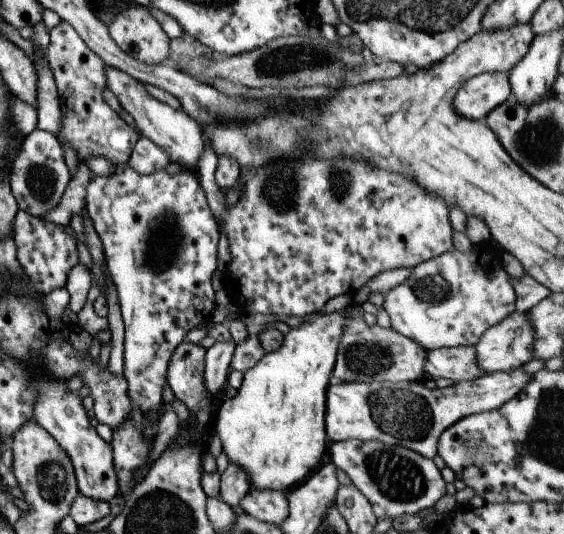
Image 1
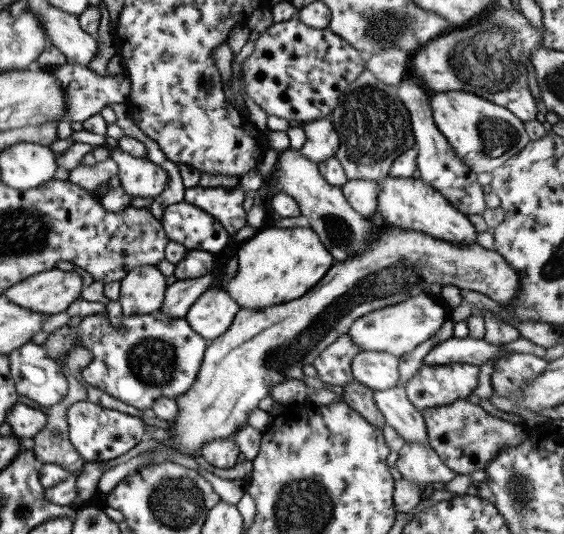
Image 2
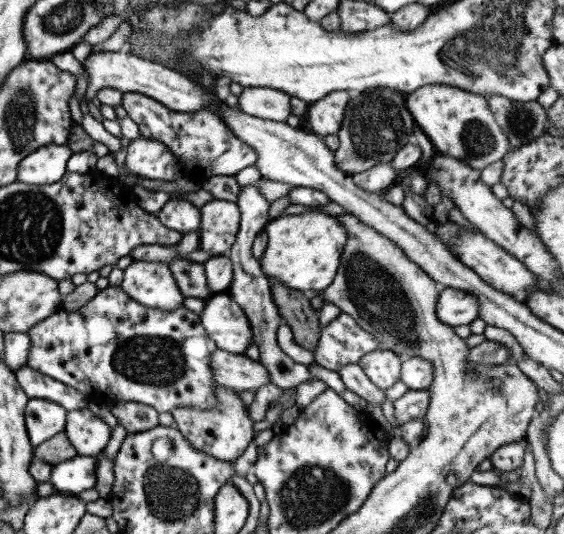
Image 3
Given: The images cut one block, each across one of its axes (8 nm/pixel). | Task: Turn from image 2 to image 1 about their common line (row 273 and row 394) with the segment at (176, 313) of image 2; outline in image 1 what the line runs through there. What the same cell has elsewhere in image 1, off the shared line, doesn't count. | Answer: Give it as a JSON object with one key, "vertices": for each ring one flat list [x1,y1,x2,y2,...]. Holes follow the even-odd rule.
{"vertices":[[214,341,206,349,203,366,203,386,205,386,209,396,212,396,217,390,221,390,227,385,233,350,233,341]]}

